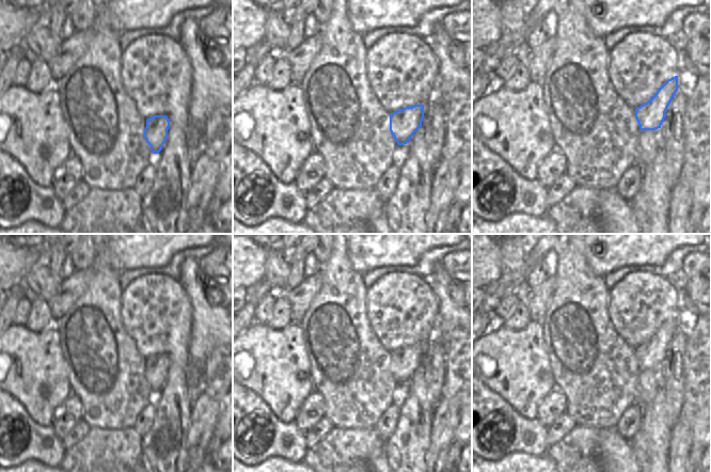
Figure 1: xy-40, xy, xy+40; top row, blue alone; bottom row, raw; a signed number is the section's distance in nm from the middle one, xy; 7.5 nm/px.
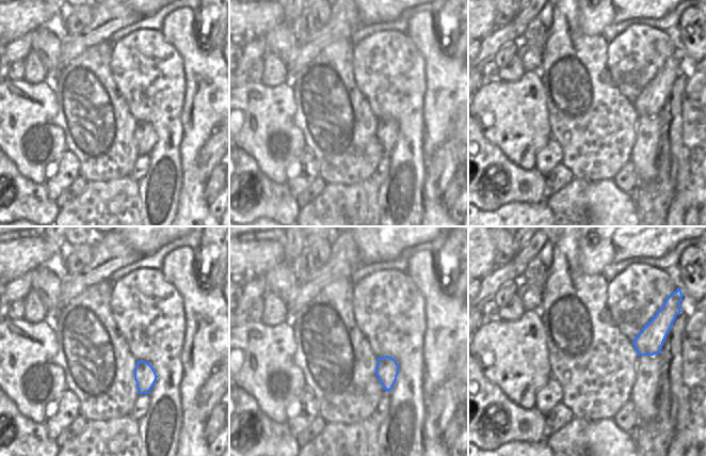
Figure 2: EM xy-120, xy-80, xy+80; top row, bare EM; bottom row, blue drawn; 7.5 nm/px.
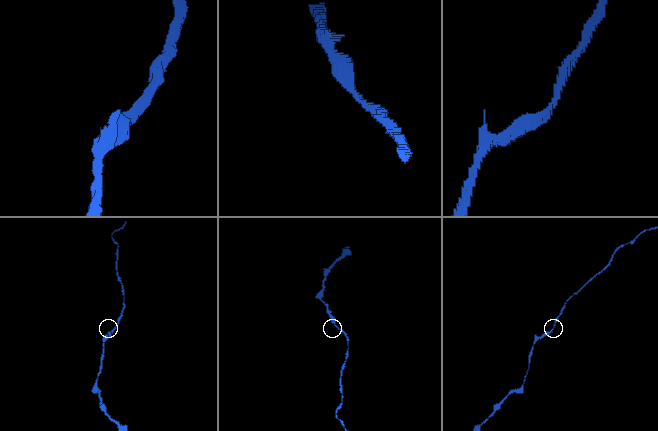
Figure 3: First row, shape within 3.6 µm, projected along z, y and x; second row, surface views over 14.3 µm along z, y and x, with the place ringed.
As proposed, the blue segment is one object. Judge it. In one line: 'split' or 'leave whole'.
leave whole

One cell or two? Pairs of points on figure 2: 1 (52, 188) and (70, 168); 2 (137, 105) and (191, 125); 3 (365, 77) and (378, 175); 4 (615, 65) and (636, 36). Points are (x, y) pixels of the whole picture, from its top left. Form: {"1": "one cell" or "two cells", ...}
{"1": "one cell", "2": "two cells", "3": "two cells", "4": "one cell"}

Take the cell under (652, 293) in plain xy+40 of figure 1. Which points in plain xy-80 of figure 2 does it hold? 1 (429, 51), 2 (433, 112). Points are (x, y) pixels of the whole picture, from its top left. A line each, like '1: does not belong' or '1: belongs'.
1: does not belong
2: does not belong

